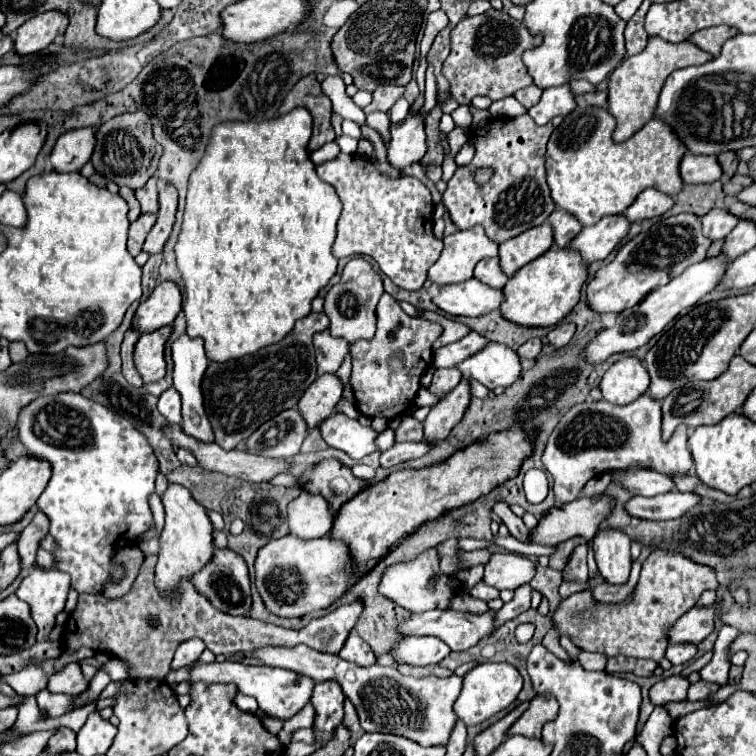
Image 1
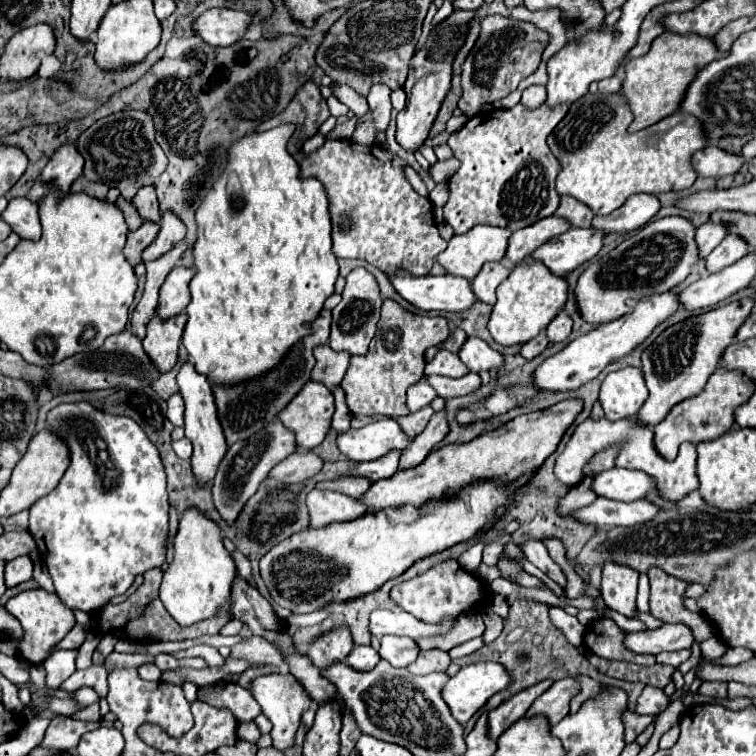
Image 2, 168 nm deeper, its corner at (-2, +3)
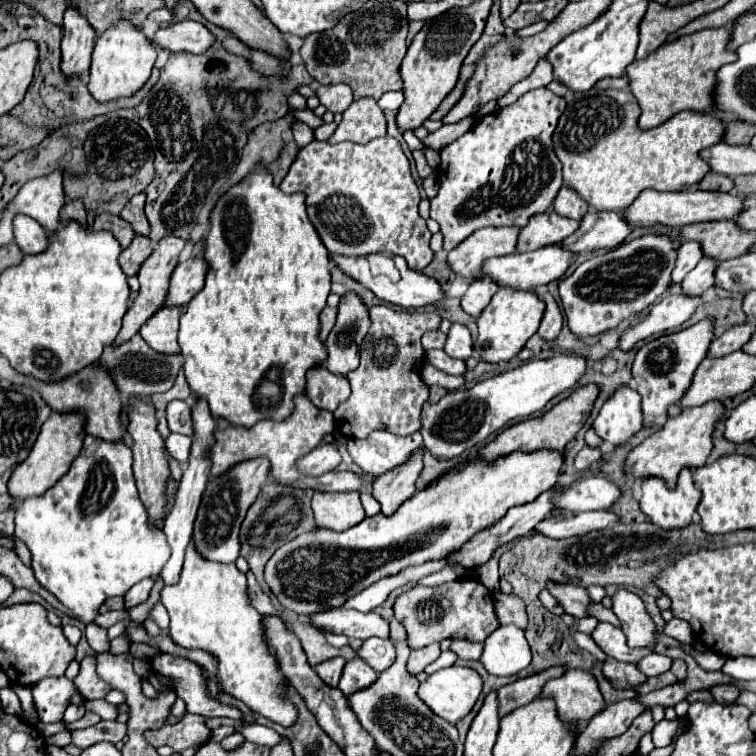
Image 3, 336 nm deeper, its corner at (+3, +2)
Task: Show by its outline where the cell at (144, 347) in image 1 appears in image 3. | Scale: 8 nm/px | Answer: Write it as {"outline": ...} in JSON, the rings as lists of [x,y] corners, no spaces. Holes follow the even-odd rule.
{"outline":[[[164,306],[140,330],[144,342],[162,354],[180,352],[178,346],[178,318],[184,306]]]}

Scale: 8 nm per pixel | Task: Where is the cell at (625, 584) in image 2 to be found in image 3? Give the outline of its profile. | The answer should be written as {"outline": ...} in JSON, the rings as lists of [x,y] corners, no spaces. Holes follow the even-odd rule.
{"outline":[[[618,590],[616,596],[612,598],[612,602],[614,602],[612,610],[622,624],[628,646],[654,648],[656,626],[654,626],[652,618],[648,616],[648,612],[644,610],[644,602],[628,590]]]}

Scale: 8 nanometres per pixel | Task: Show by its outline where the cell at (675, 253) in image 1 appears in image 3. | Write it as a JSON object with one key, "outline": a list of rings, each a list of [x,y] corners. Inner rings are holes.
{"outline":[[[648,234],[586,260],[572,276],[560,280],[560,298],[570,332],[578,338],[586,338],[616,328],[622,320],[652,306],[668,290],[668,284],[680,284],[684,276],[696,268],[700,258],[702,248],[698,242],[684,242],[676,256],[670,238]]]}

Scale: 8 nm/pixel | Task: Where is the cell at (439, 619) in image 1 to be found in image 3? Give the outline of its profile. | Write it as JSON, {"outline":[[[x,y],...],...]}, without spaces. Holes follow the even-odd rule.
{"outline":[[[336,608],[320,614],[310,614],[310,622],[318,630],[344,634],[348,638],[358,638],[358,640],[368,640],[372,636],[378,636],[378,638],[390,636],[388,622],[376,612],[362,614],[358,610]]]}

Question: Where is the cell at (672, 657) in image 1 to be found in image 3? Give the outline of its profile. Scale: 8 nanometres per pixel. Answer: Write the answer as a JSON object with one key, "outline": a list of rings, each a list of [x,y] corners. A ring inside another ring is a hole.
{"outline":[[[656,652],[644,656],[640,662],[636,662],[638,670],[644,672],[646,676],[660,676],[660,674],[664,674],[666,670],[670,670],[670,664],[672,664],[670,658],[660,656],[660,654],[656,654]]]}

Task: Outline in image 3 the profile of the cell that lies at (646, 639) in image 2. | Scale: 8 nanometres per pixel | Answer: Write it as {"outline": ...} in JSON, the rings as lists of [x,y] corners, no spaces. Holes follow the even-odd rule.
{"outline":[[[598,622],[598,626],[592,630],[590,638],[596,642],[596,646],[610,658],[620,660],[620,662],[638,662],[640,658],[644,658],[646,654],[650,654],[652,650],[646,648],[630,648],[626,644],[626,636],[620,628],[606,624],[606,622]]]}

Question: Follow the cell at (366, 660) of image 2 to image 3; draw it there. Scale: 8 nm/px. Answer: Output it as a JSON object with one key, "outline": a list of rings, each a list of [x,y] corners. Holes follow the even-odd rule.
{"outline":[[[354,658],[350,662],[346,662],[342,678],[340,678],[340,692],[344,694],[344,698],[348,698],[348,694],[354,694],[356,690],[364,690],[368,686],[372,686],[372,682],[376,682],[378,674],[360,658]]]}

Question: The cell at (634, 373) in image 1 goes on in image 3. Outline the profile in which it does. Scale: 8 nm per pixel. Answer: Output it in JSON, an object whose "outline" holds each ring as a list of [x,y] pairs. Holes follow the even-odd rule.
{"outline":[[[620,388],[600,410],[592,424],[594,432],[612,446],[626,444],[642,428],[640,394],[632,388]]]}

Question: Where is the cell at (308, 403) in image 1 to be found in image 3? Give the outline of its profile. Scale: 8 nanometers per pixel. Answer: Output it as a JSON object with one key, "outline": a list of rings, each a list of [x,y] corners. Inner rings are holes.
{"outline":[[[300,394],[298,398],[294,398],[294,412],[282,420],[282,422],[258,422],[256,426],[252,426],[250,430],[246,428],[234,428],[230,426],[228,430],[214,430],[214,444],[210,446],[210,480],[212,478],[220,478],[220,474],[226,474],[232,466],[244,462],[244,460],[252,460],[252,458],[268,458],[270,460],[270,476],[274,478],[276,484],[282,486],[292,486],[292,488],[312,488],[318,492],[346,492],[346,490],[360,490],[364,486],[370,486],[374,480],[372,476],[364,474],[364,478],[360,478],[358,474],[351,471],[337,471],[326,473],[322,476],[306,476],[300,474],[296,468],[298,458],[308,454],[316,448],[324,438],[326,432],[334,430],[334,418],[330,412],[318,410],[312,406],[312,402]]]}

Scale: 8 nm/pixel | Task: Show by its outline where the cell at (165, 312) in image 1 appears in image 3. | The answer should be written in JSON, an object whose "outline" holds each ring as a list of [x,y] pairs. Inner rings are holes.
{"outline":[[[194,256],[180,262],[170,278],[170,292],[166,306],[184,306],[194,294],[204,288],[204,278],[208,272],[208,262],[204,256]]]}

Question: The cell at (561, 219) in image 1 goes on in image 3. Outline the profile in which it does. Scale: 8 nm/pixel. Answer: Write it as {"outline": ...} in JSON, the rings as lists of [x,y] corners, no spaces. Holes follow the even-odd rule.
{"outline":[[[562,186],[556,200],[554,200],[554,210],[560,216],[580,220],[588,212],[588,204],[584,200],[580,200],[580,194],[576,194],[572,188]]]}

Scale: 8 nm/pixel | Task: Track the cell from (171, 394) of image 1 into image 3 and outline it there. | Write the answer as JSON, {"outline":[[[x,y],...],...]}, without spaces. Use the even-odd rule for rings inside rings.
{"outline":[[[172,400],[166,408],[170,432],[192,436],[192,404],[190,400]]]}

